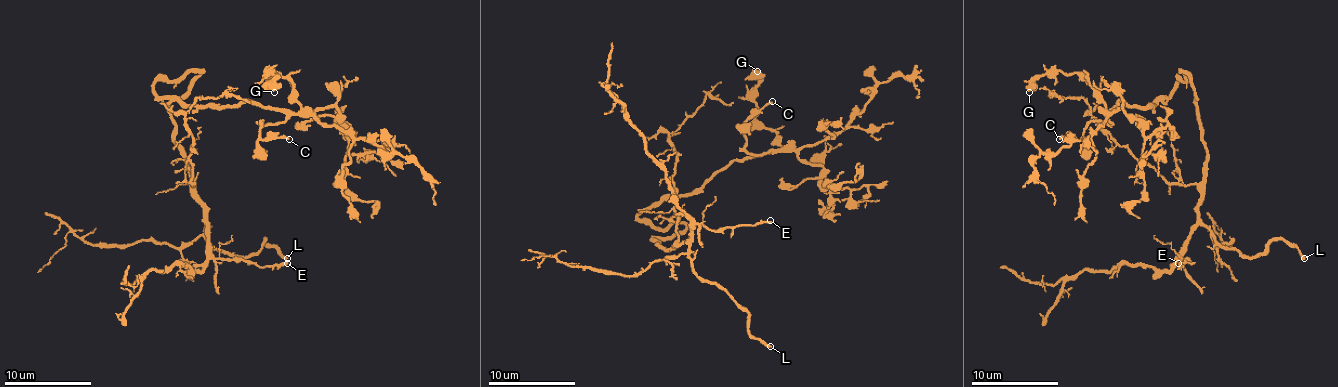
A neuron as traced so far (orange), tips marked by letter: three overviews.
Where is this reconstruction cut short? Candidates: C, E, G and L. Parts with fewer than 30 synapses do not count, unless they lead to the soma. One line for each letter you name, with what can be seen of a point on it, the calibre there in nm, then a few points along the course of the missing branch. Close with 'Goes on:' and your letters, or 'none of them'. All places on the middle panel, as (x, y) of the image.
L: (770, 346) | 260 nm
Goes on: L

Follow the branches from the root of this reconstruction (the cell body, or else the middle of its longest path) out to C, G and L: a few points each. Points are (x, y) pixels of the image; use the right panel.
C: (1182, 72), (1187, 79), (1156, 105), (1120, 102), (1109, 113), (1111, 124), (1091, 122), (1078, 139), (1059, 139)
G: (1182, 72), (1187, 79), (1156, 105), (1120, 102), (1109, 113), (1100, 94), (1076, 72), (1048, 70), (1029, 92)
L: (1182, 72), (1191, 79), (1206, 148), (1200, 222), (1221, 245), (1245, 256), (1258, 256), (1284, 239), (1304, 258)

